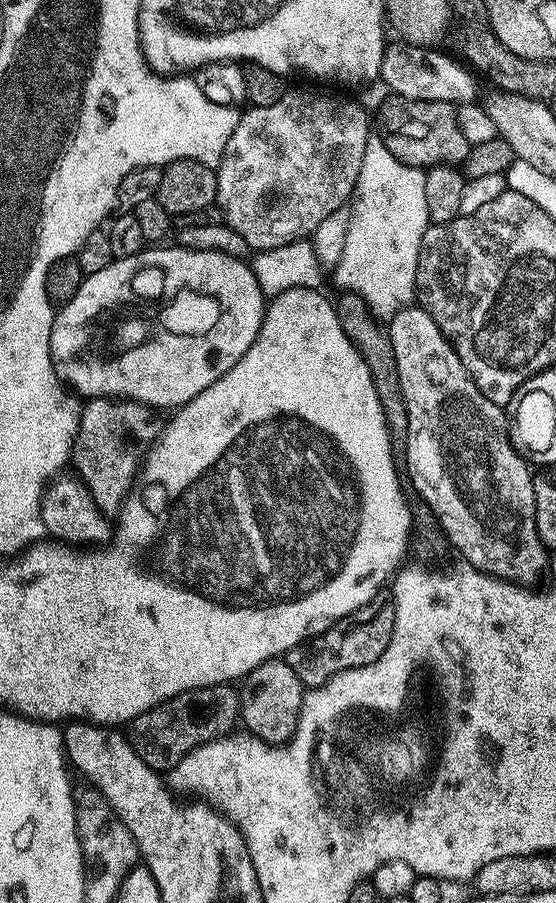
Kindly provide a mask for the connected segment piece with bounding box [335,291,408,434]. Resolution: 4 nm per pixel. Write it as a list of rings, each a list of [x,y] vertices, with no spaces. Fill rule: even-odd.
[[[341,291],[340,300],[335,301],[338,322],[342,322],[342,330],[346,338],[350,338],[352,345],[362,354],[370,374],[374,378],[374,384],[378,390],[378,396],[384,407],[384,413],[388,418],[391,431],[396,434],[407,433],[408,411],[404,405],[404,399],[400,393],[400,379],[398,378],[398,362],[394,354],[394,346],[390,342],[388,333],[383,323],[372,317],[373,309],[358,295],[350,291]]]

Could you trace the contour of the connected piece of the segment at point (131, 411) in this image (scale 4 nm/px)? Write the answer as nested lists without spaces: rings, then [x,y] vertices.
[[[92,398],[81,407],[80,425],[72,441],[71,463],[76,463],[75,475],[79,477],[101,513],[119,513],[137,483],[138,469],[146,449],[161,435],[162,424],[156,421],[157,413],[151,407],[141,407],[137,401],[123,398]]]

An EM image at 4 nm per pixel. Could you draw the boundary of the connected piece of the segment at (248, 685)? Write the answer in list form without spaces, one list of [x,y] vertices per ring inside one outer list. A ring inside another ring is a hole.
[[[285,659],[267,660],[248,673],[241,683],[240,720],[252,731],[251,735],[265,745],[284,746],[301,727],[300,711],[306,699],[305,694],[301,680]]]

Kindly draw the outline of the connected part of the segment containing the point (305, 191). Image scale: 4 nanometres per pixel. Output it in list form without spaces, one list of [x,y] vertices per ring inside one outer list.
[[[289,89],[274,106],[249,107],[248,112],[239,113],[238,126],[229,132],[230,142],[226,142],[216,168],[216,204],[224,211],[223,223],[238,230],[249,249],[276,248],[311,237],[324,218],[349,203],[370,133],[369,113],[352,100]]]

